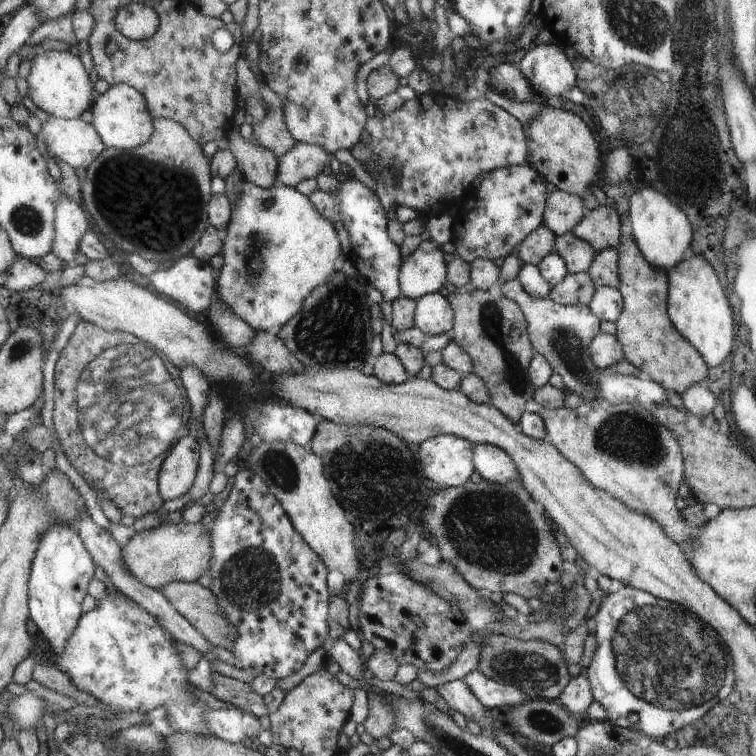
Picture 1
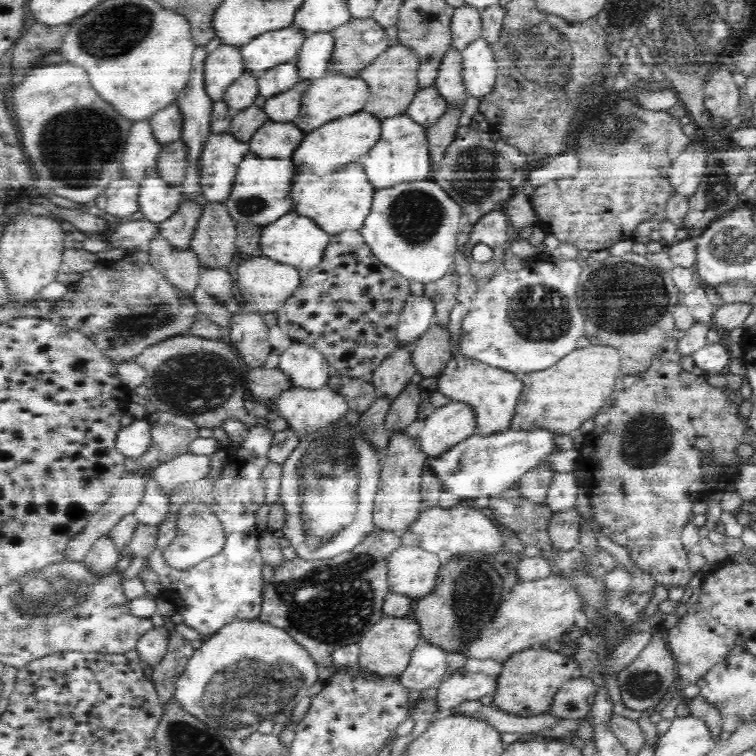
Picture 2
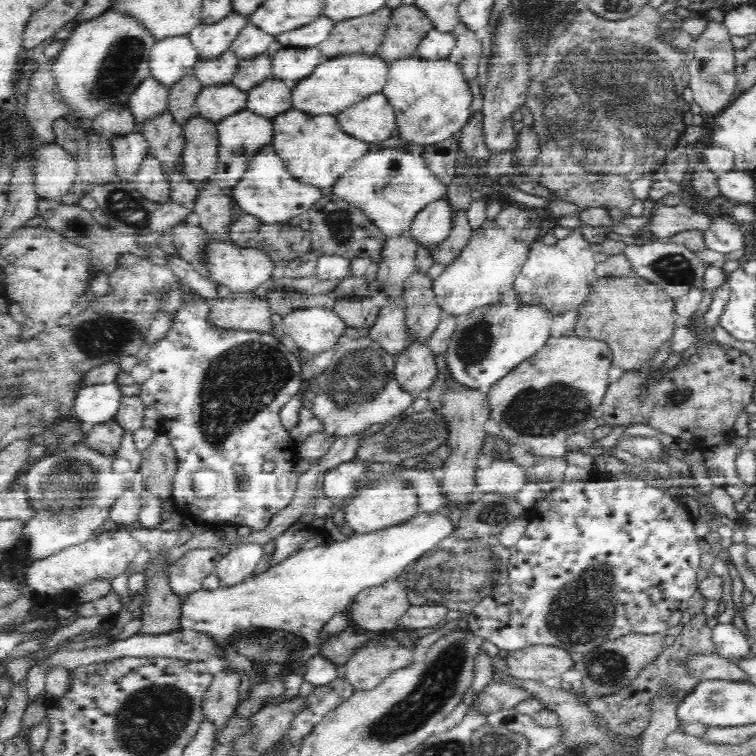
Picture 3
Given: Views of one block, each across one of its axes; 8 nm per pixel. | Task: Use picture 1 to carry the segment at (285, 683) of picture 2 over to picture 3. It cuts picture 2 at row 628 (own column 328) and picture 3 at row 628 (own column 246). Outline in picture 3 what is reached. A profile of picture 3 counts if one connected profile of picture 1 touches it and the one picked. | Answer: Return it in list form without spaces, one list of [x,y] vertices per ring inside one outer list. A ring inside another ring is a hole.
[[[438,511],[436,514],[418,516],[414,513],[400,525],[390,525],[389,528],[370,533],[354,533],[344,542],[328,546],[303,548],[263,574],[246,578],[236,586],[220,586],[216,590],[190,593],[181,605],[180,626],[184,630],[194,630],[211,636],[215,640],[215,646],[225,650],[225,670],[246,676],[250,689],[264,679],[272,681],[290,674],[303,676],[308,660],[320,653],[320,634],[326,622],[340,612],[347,611],[361,591],[397,579],[402,570],[425,556],[432,548],[438,547],[452,530],[454,526],[450,518],[438,514]]]

